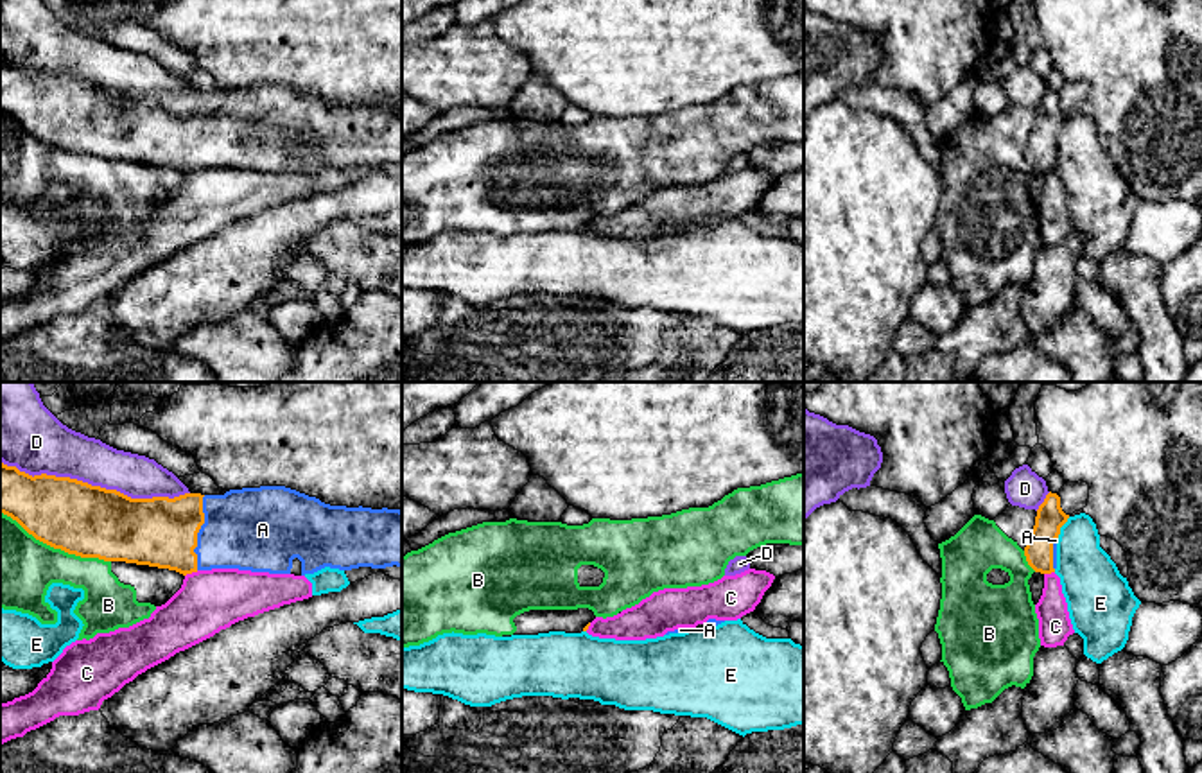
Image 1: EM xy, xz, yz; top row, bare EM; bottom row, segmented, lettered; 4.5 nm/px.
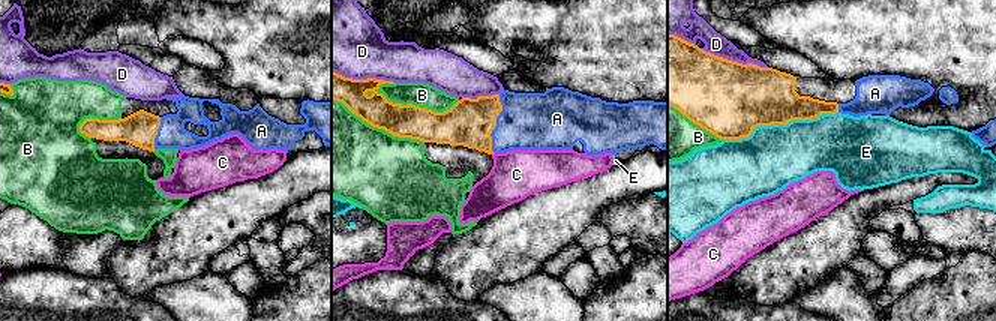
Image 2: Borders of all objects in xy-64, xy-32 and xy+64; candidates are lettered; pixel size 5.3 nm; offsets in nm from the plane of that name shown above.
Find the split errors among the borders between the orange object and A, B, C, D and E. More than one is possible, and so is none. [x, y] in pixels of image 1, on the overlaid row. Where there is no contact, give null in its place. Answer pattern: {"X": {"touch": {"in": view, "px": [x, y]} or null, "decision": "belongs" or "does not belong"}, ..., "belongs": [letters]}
{"A": {"touch": {"in": "xy", "px": [198, 531]}, "decision": "belongs"}, "B": {"touch": {"in": "xy", "px": [56, 547]}, "decision": "does not belong"}, "C": {"touch": {"in": "xy", "px": [191, 573]}, "decision": "does not belong"}, "D": {"touch": {"in": "xy", "px": [95, 486]}, "decision": "does not belong"}, "E": {"touch": {"in": "yz", "px": [1059, 529]}, "decision": "does not belong"}, "belongs": ["A"]}

